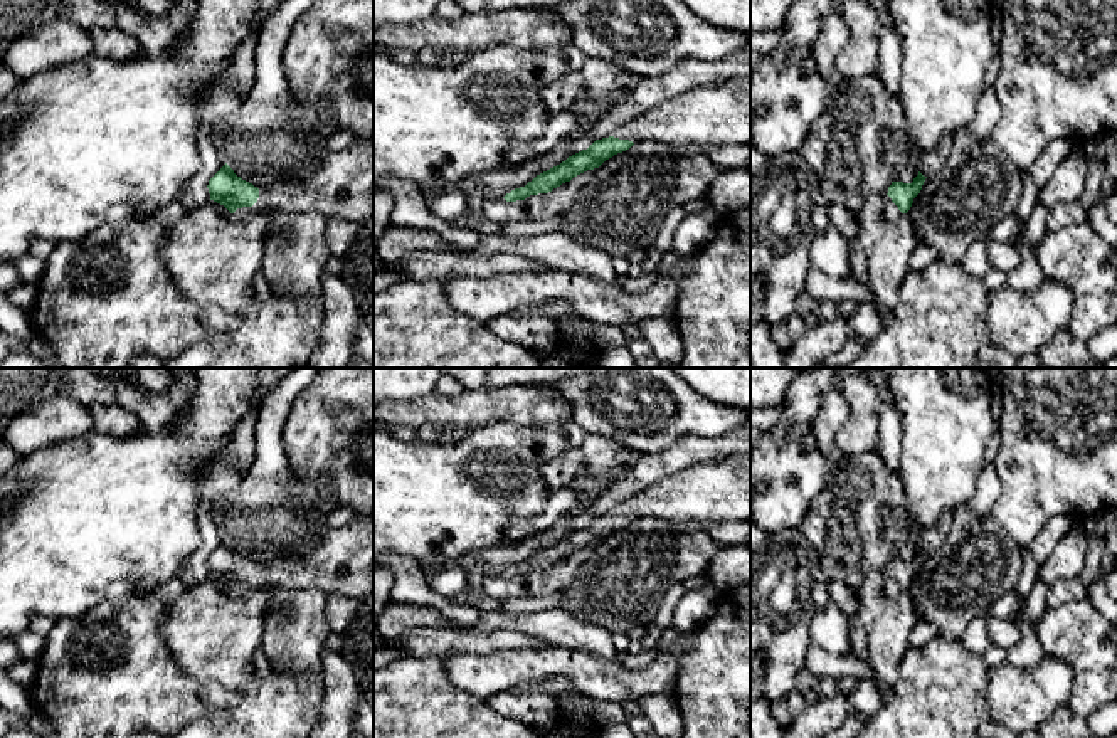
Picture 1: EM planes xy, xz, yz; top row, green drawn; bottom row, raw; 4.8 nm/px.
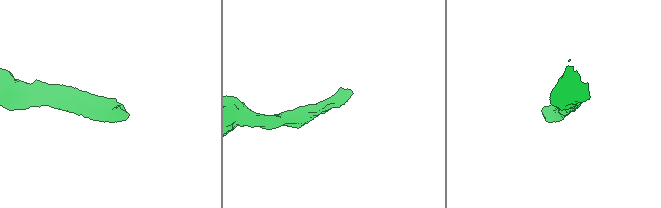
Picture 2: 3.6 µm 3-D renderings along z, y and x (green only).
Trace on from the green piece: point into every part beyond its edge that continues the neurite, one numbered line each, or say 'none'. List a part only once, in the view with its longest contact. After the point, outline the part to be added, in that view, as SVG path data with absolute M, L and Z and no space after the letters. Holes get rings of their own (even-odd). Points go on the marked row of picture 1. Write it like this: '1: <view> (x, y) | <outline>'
1: xy (342, 187) | M373 136L357 138L343 151L330 151L308 178L274 188L259 188L252 207L236 217L269 215L271 212L341 217L360 225L373 217Z

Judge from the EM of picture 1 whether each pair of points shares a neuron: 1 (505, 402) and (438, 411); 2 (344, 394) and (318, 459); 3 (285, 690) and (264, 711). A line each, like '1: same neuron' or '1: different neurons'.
1: same neuron
2: same neuron
3: same neuron

